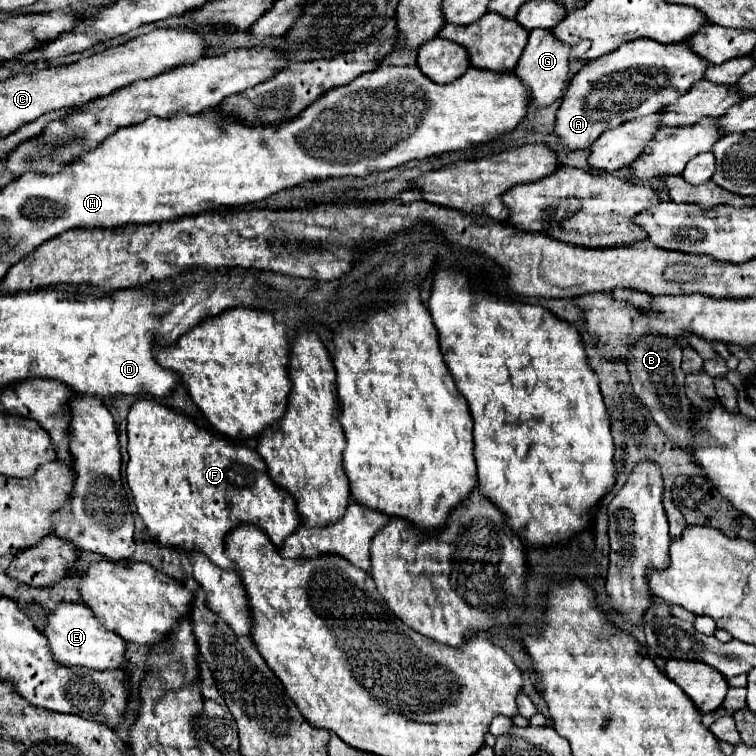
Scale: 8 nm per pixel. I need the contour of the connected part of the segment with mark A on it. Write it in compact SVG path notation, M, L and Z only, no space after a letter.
M652 39L624 43L612 53L588 61L574 75L558 109L554 133L570 151L590 147L606 129L656 113L680 99L696 81L704 79L708 67L710 63L698 57L688 41L676 45L664 45Z

